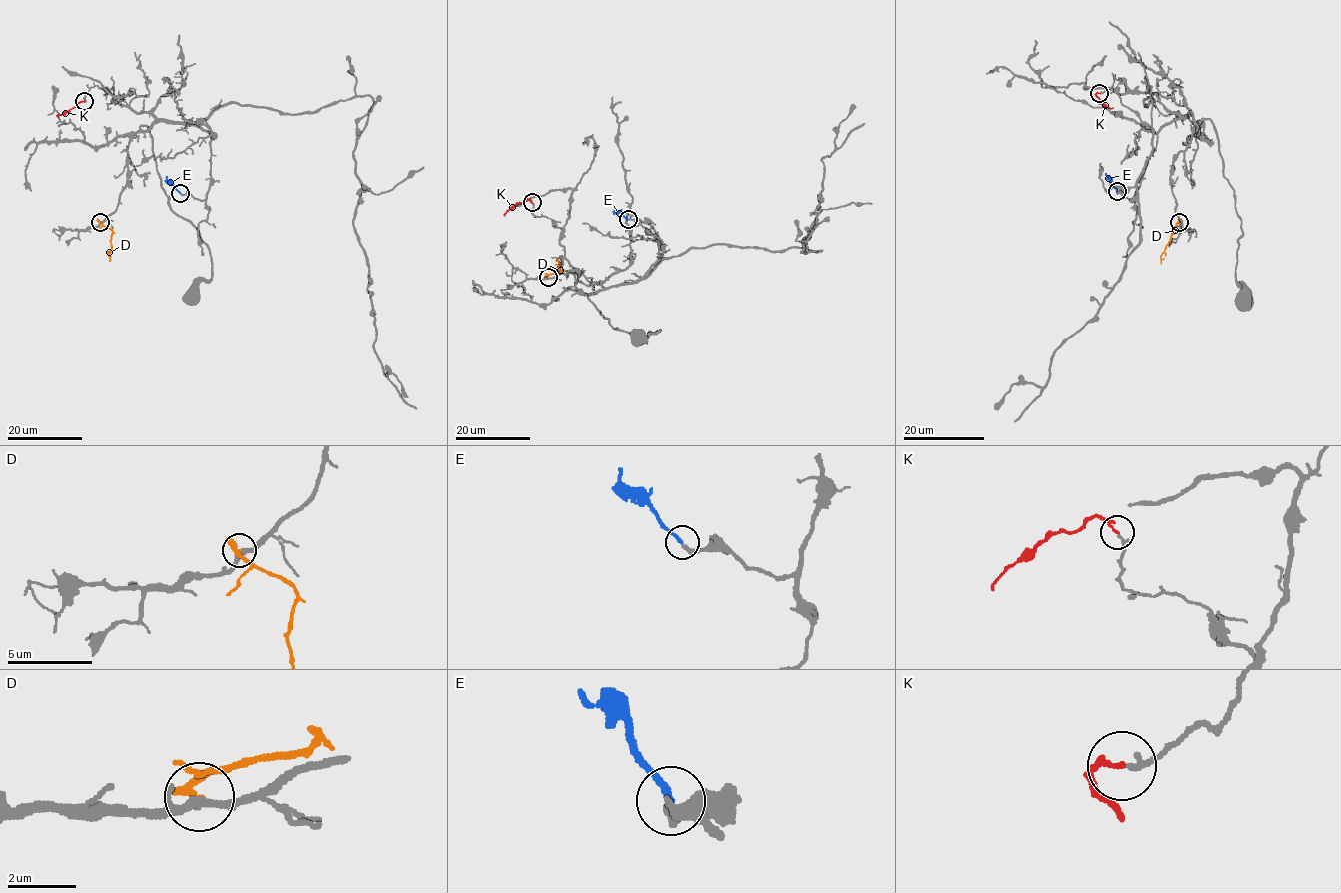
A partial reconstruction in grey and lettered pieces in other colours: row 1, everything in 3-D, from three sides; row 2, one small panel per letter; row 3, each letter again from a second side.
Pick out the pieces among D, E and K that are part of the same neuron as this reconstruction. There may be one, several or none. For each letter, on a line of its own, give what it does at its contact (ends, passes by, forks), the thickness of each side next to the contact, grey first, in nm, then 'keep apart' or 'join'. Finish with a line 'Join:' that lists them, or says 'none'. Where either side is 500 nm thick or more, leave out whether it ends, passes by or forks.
D: it ends there; 240 nm thick on the grey side, 260 nm on the other; keep apart
E: it ends there; 200 nm thick on the grey side, 190 nm on the other; join
K: it ends there; 150 nm thick on the grey side, 140 nm on the other; join
Join: E, K

